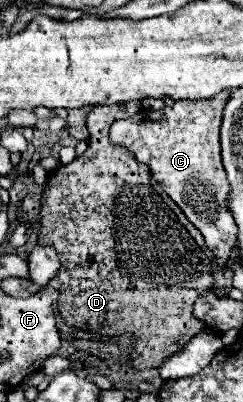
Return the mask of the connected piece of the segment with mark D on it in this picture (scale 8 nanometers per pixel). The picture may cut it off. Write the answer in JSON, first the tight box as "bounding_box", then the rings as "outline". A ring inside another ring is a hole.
{"bounding_box":[32,101,214,369],"outline":[[[140,101],[94,105],[86,117],[90,133],[88,149],[68,165],[60,165],[48,175],[40,217],[32,221],[40,245],[54,245],[60,257],[60,271],[48,287],[56,287],[58,309],[68,325],[94,331],[104,337],[132,333],[136,369],[158,367],[166,357],[180,351],[194,335],[204,331],[204,323],[194,317],[192,307],[202,293],[214,289],[214,253],[206,247],[204,237],[190,225],[188,217],[174,201],[164,201],[150,187],[150,169],[136,161],[124,147],[110,143],[108,131],[116,119],[126,119],[140,111]],[[124,185],[144,185],[144,189],[124,189]]]}

